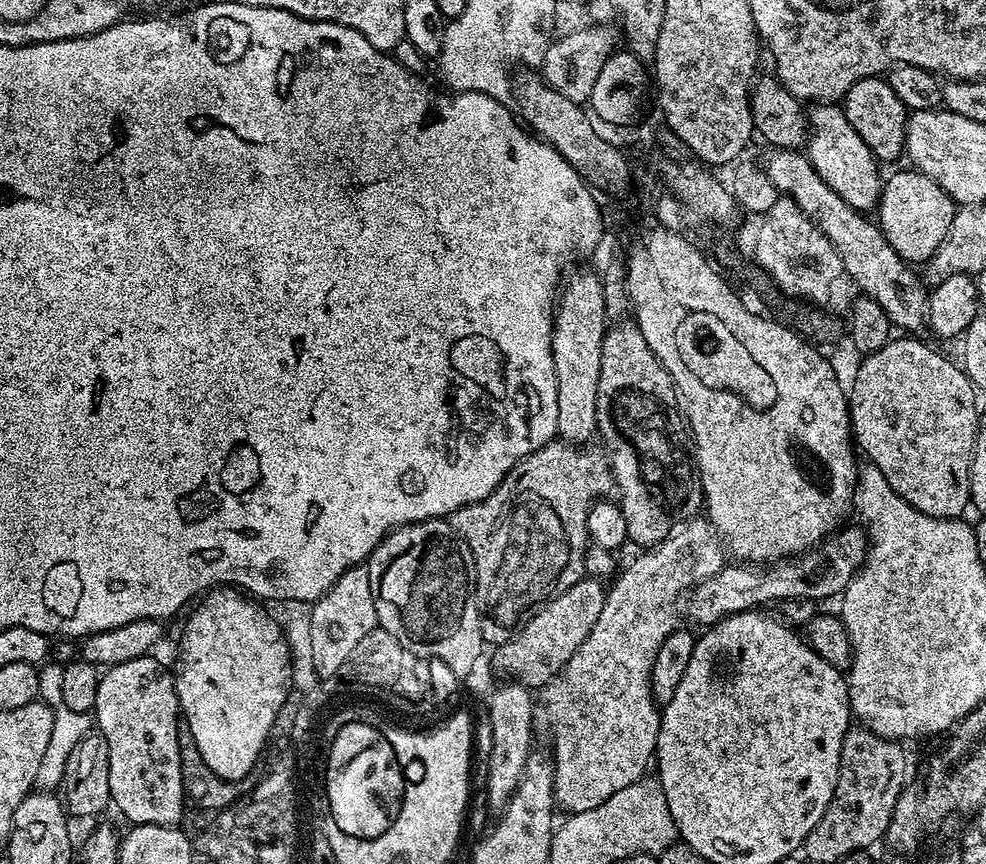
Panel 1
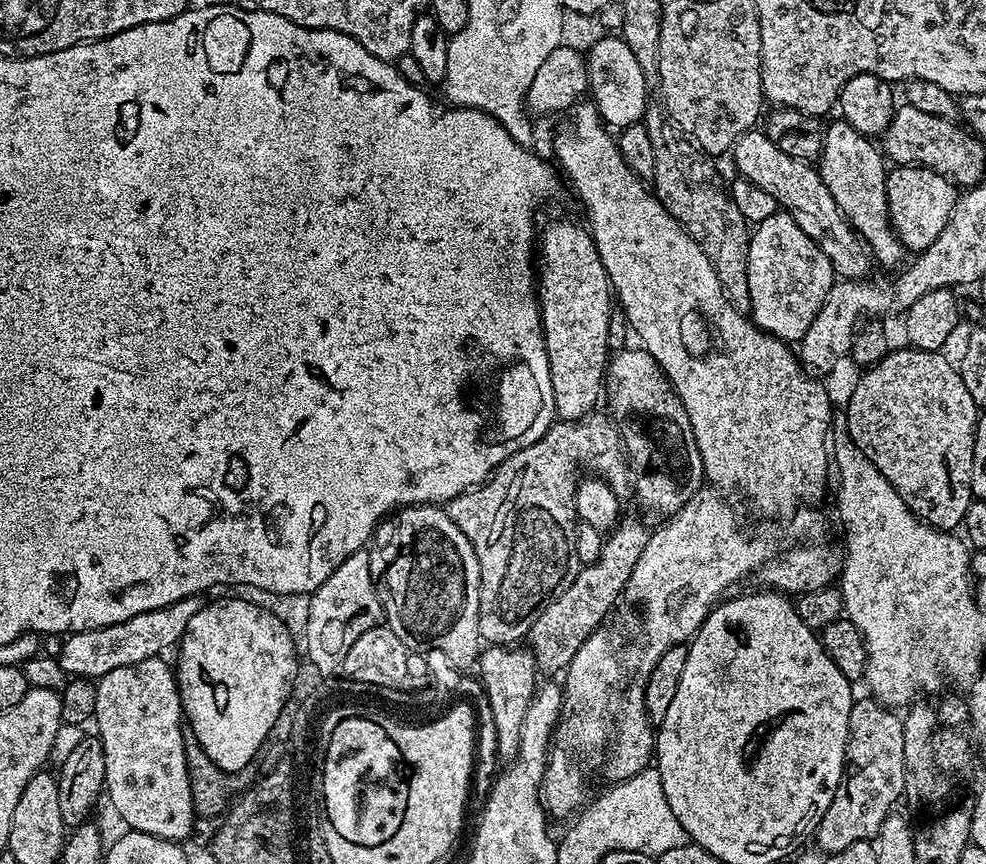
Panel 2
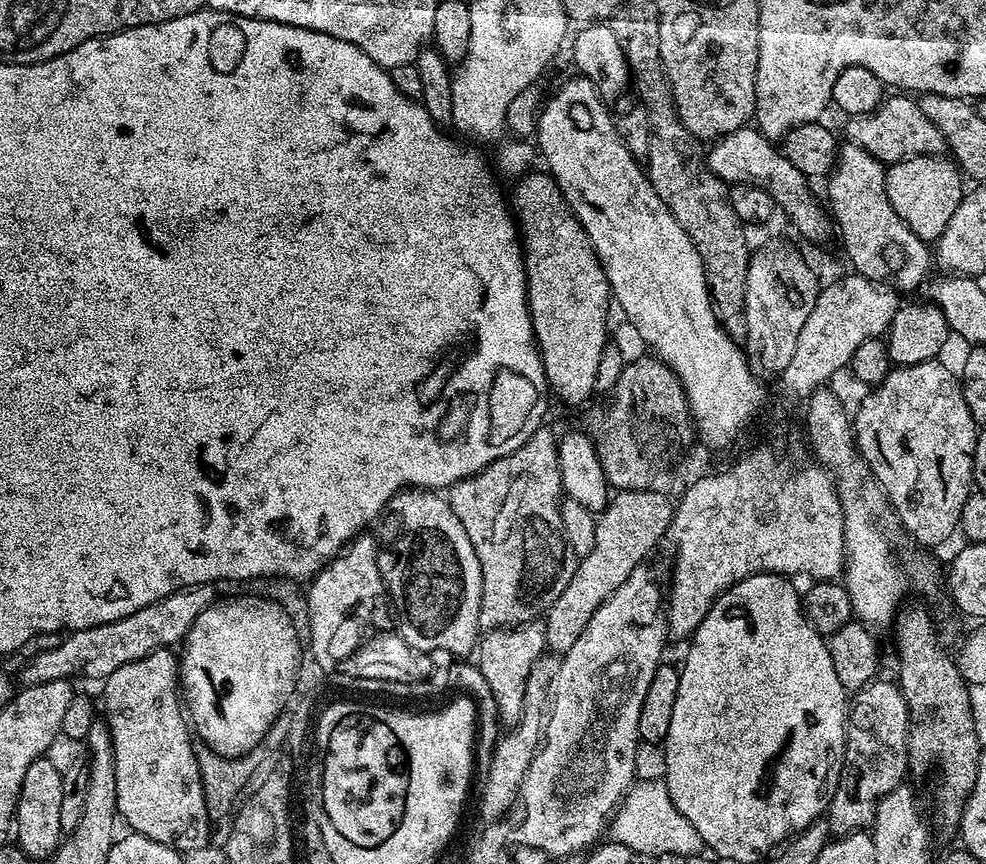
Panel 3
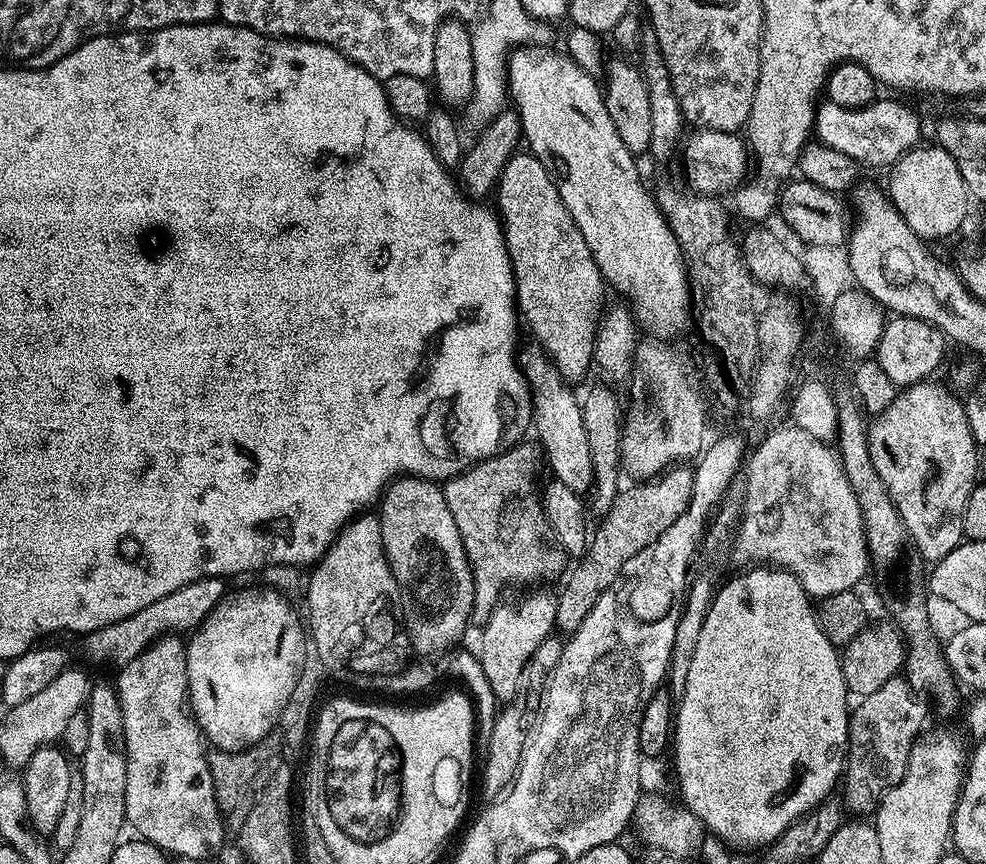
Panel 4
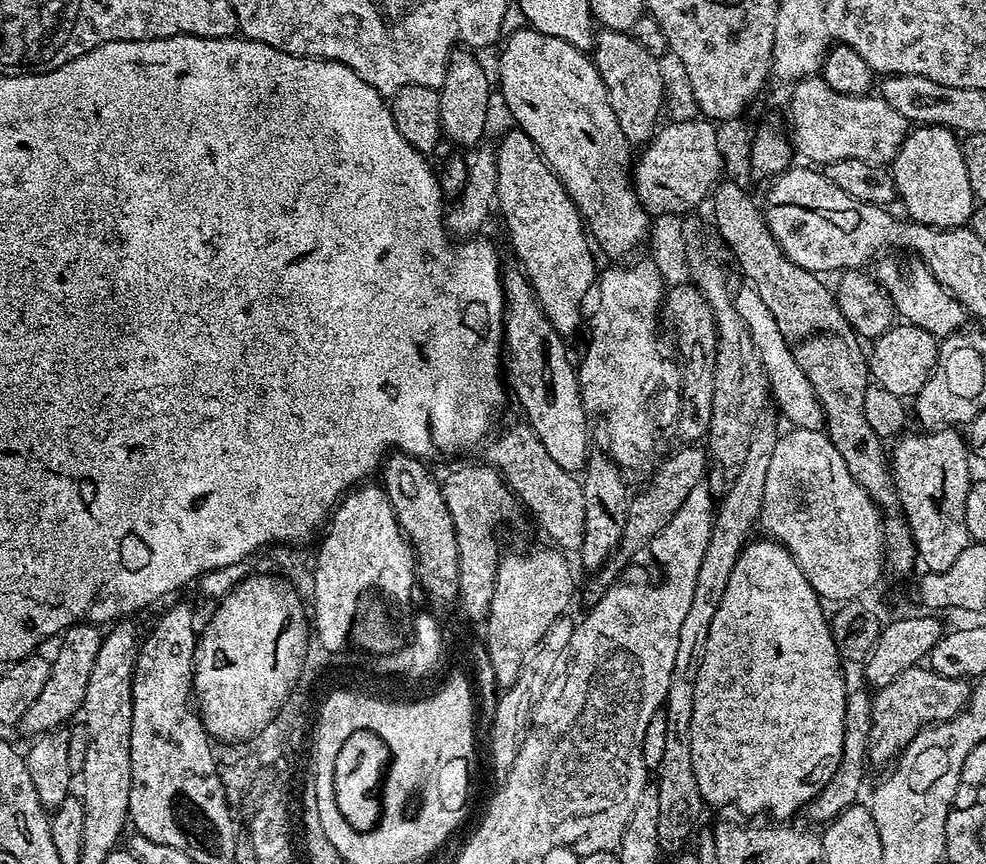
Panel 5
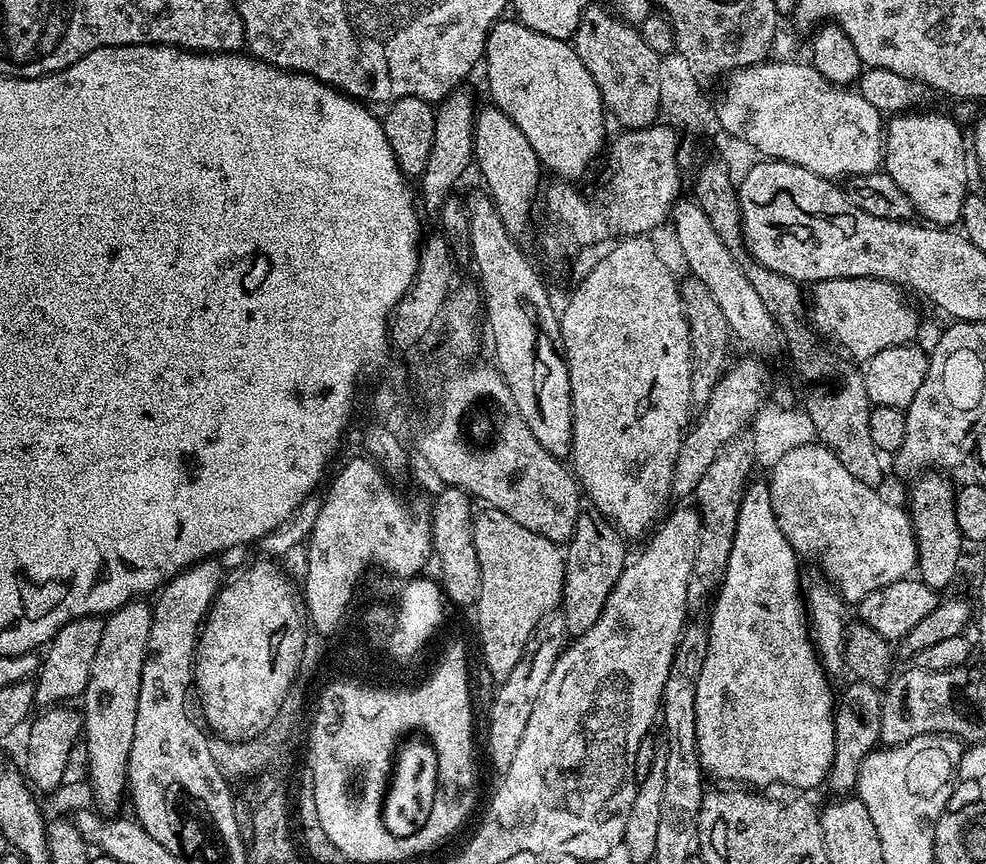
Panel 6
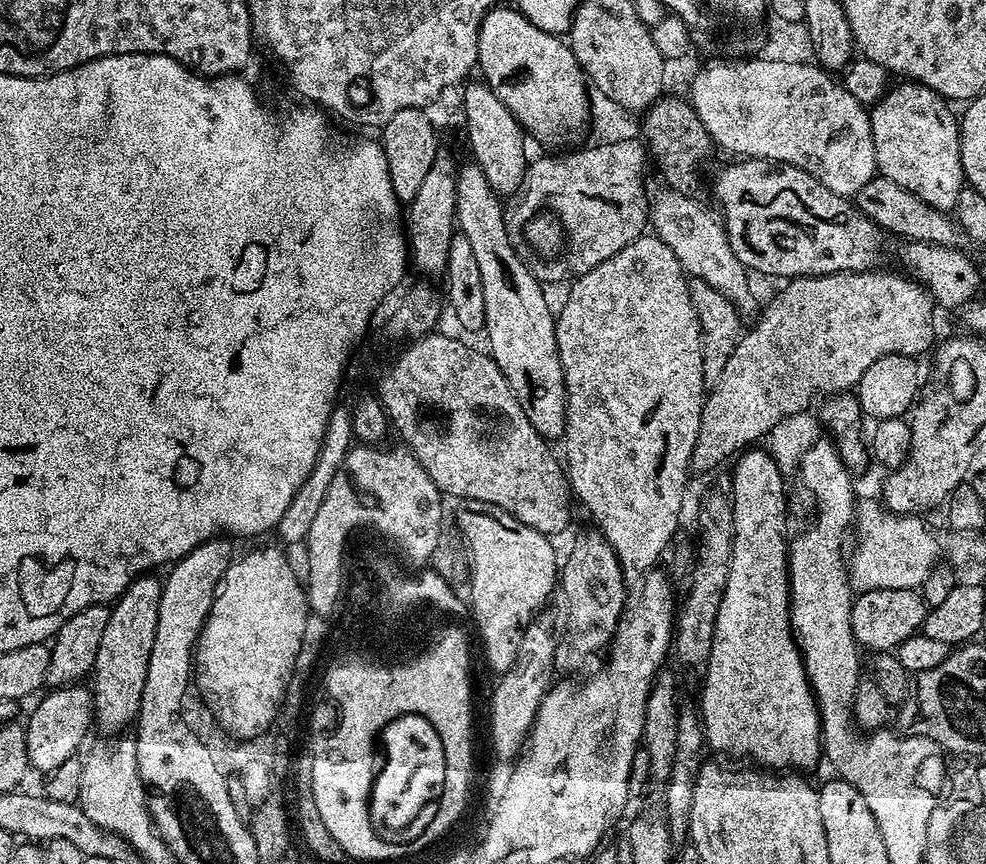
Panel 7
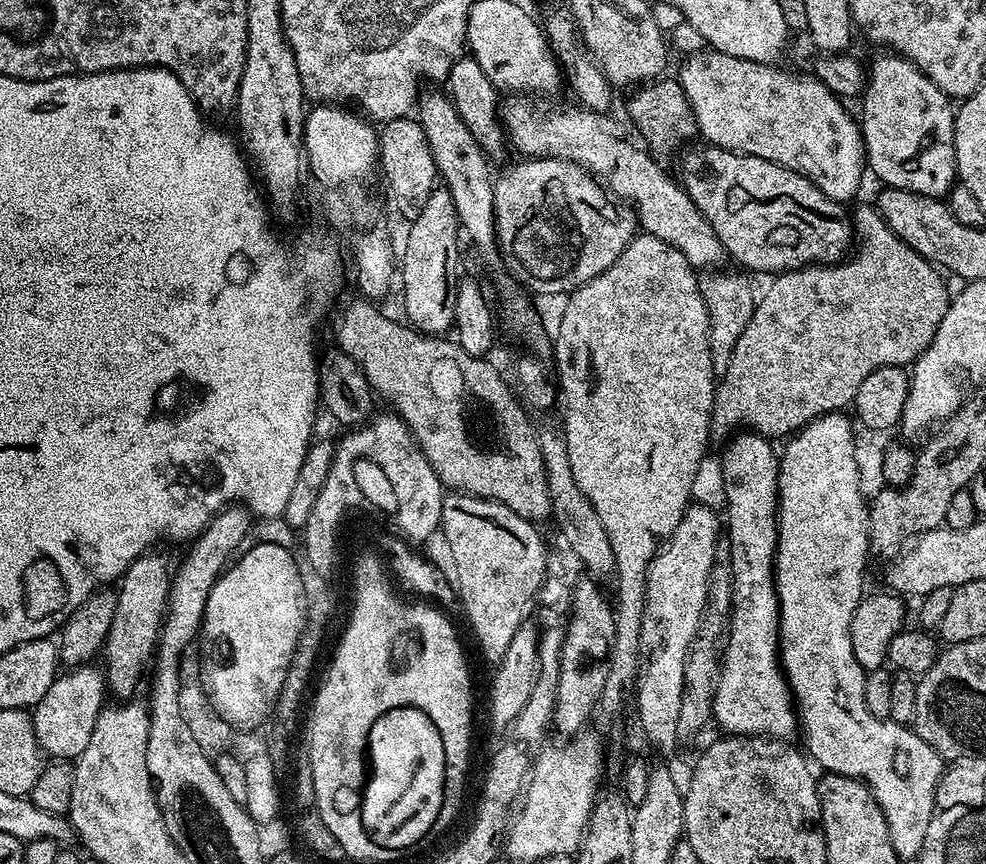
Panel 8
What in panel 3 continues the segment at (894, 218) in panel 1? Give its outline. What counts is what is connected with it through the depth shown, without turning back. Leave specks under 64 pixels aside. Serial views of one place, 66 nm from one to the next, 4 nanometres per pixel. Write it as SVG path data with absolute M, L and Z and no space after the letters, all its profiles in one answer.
M941 155L915 156L891 165L884 174L886 194L890 198L890 206L894 206L894 214L898 214L905 226L925 242L939 239L966 195L959 167L951 159L944 159Z

